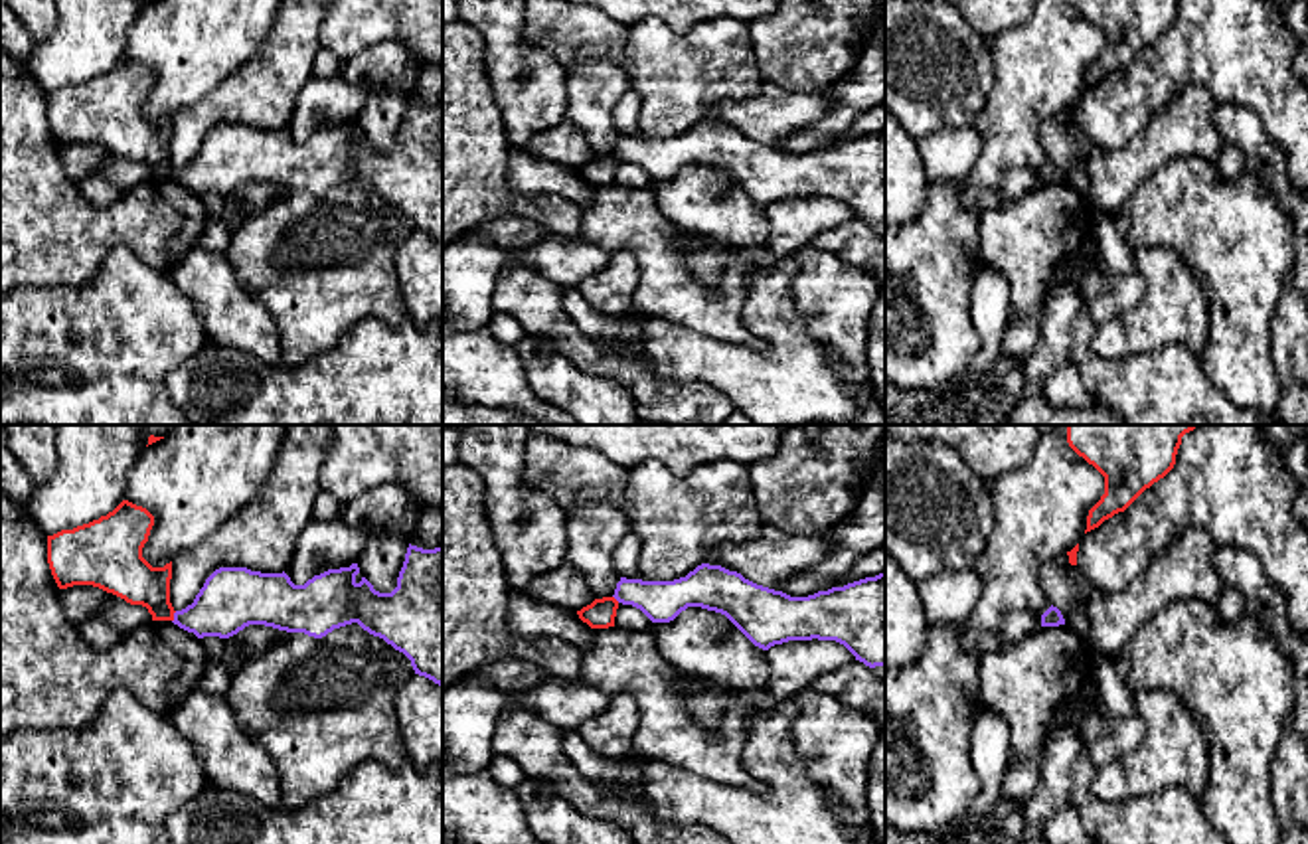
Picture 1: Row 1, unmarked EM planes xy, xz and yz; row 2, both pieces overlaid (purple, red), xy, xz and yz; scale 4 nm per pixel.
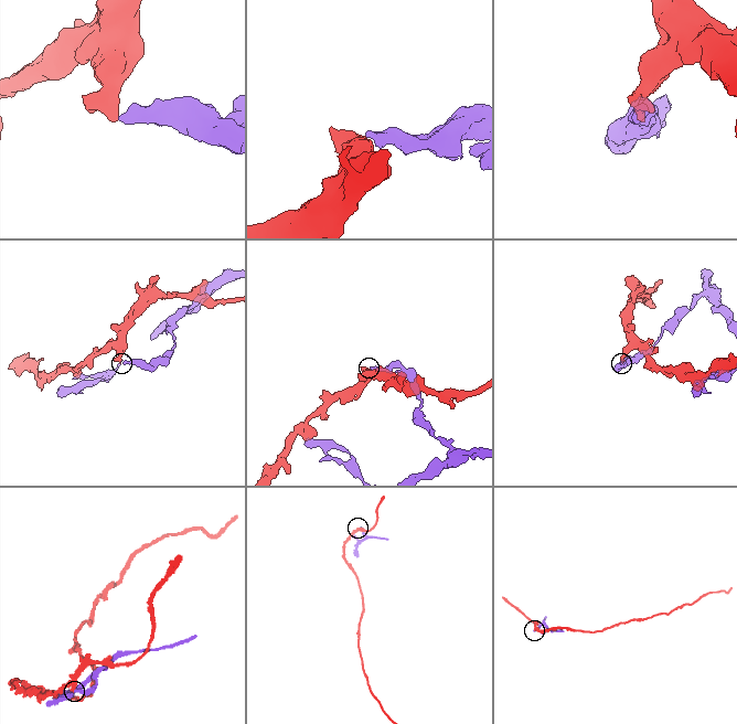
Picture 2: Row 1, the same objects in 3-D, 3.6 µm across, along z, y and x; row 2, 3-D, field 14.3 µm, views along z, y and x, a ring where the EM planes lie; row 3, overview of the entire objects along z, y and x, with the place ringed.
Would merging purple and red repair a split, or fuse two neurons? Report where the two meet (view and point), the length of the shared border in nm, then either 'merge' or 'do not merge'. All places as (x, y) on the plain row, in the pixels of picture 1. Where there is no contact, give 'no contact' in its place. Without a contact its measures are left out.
contact xy (174, 174); length 50 nm; do not merge

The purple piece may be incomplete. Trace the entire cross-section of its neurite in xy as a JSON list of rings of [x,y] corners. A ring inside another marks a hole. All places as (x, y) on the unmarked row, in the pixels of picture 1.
[[[407,105],[397,144],[379,150],[358,121],[328,127],[304,142],[283,130],[215,127],[174,182],[198,196],[229,196],[249,182],[322,196],[358,180],[403,210],[415,231],[443,243],[443,105]]]

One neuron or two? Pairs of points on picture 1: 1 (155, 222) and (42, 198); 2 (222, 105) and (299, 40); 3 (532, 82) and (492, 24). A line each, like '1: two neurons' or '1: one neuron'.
1: one neuron
2: one neuron
3: one neuron

